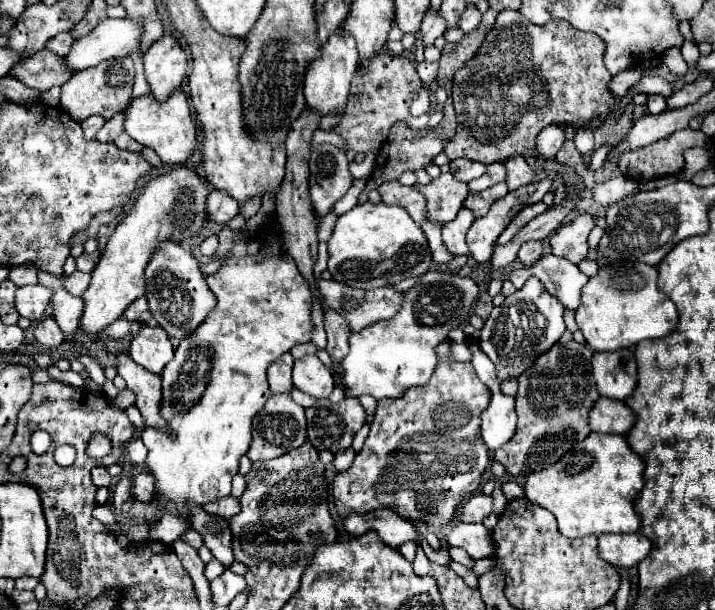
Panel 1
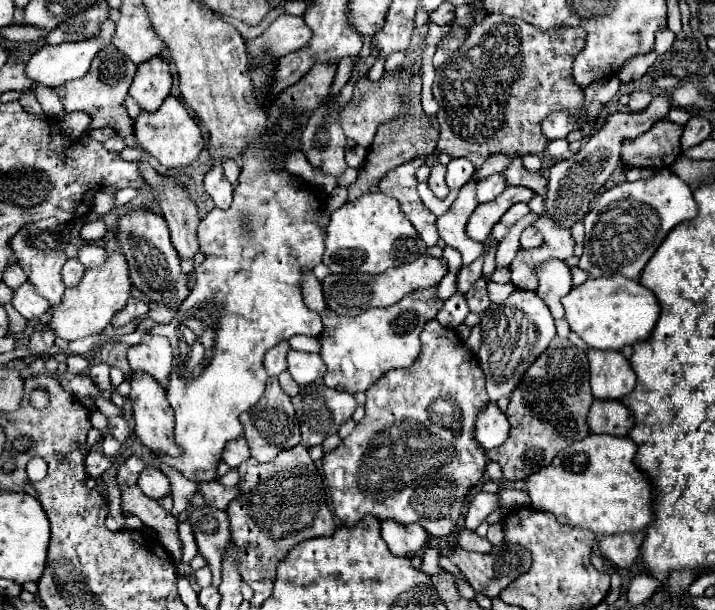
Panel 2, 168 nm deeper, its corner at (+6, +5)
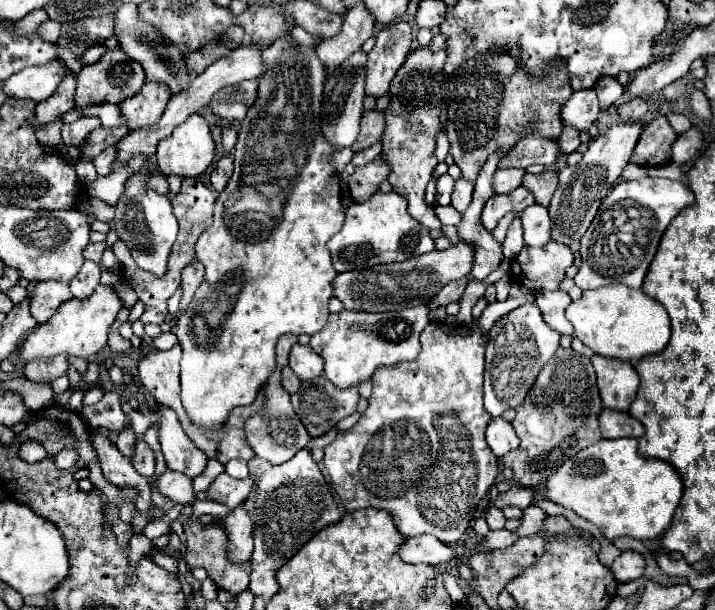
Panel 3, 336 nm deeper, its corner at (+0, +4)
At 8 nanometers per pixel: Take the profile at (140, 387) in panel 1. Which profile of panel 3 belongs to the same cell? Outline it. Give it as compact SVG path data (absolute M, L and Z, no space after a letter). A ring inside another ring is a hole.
M158 405L156 411L160 413L160 445L166 465L190 479L198 477L206 469L208 457L186 437L176 413L170 407Z

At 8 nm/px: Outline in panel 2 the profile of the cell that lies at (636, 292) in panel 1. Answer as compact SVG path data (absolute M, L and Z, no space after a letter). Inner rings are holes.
M620 272L602 278L588 278L584 284L570 290L562 298L562 304L572 332L576 332L590 348L600 350L622 350L626 344L646 340L660 316L660 302L656 294L638 280L620 276Z

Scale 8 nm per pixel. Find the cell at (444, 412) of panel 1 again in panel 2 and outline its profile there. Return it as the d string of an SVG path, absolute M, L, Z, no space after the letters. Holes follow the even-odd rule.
M436 320L428 322L420 334L420 340L422 340L422 352L416 360L416 364L412 368L400 368L400 370L392 370L388 374L384 374L376 384L372 384L372 388L368 388L366 392L366 416L356 424L352 436L344 438L342 444L330 452L330 454L324 454L322 458L322 466L324 466L324 474L326 474L326 480L328 480L328 486L332 490L332 500L334 500L334 512L336 516L342 520L342 524L346 526L354 526L358 524L358 520L362 520L366 514L370 516L376 516L378 520L386 520L386 518L392 518L396 520L398 524L420 524L430 536L434 538L444 538L444 536L450 536L456 526L458 526L458 520L464 512L464 506L466 506L466 494L470 492L472 486L476 486L482 476L484 476L484 468L486 468L486 450L480 448L480 444L474 440L474 420L478 416L478 412L486 406L488 402L488 394L486 394L486 388L484 388L484 374L480 372L480 366L478 366L478 360L472 352L468 352L462 344L462 340L458 338L458 334L450 328L442 328Z

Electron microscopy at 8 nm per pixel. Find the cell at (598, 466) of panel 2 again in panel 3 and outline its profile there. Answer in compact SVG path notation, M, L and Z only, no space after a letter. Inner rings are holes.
M600 439L596 445L582 449L576 457L568 459L548 481L546 481L546 497L574 513L582 519L594 523L600 533L612 541L616 537L628 535L640 541L656 539L666 533L672 523L674 511L680 503L684 485L678 471L660 459L646 459L638 453L636 439Z

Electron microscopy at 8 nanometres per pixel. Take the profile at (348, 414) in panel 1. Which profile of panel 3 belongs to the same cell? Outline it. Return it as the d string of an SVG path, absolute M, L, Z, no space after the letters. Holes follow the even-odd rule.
M324 375L314 377L310 381L302 381L300 389L296 393L290 395L292 407L296 411L296 415L300 417L300 421L304 423L306 431L310 433L310 437L320 437L324 433L328 433L330 429L336 427L336 423L348 415L352 415L356 411L358 405L358 387L350 387L350 389L338 389L336 385L332 385Z

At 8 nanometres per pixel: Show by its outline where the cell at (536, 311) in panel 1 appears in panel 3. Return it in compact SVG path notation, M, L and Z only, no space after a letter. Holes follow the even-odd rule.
M522 305L510 311L492 325L490 333L492 339L486 347L484 363L484 409L492 417L500 417L506 409L516 409L524 401L540 369L556 353L560 335L544 323L538 305Z

